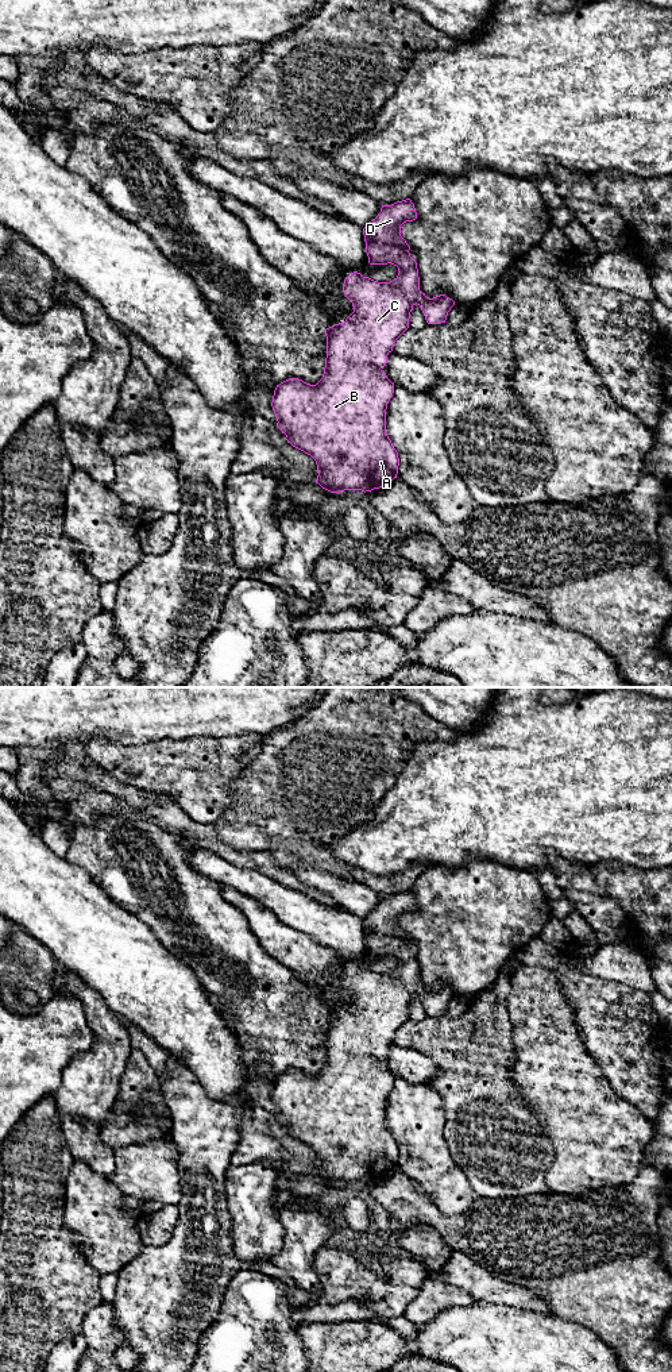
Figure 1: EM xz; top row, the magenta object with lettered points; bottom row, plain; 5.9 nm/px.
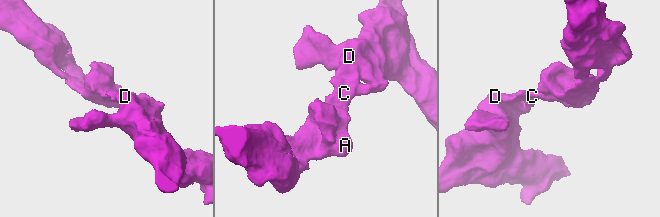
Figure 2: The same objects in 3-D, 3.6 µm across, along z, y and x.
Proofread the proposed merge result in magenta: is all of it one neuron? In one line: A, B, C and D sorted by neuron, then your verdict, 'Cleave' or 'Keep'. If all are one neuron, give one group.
Groups: A B C D. Keep

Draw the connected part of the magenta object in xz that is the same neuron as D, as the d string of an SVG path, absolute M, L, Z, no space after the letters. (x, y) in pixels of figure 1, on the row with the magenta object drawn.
M410 199L382 205L378 216L363 228L366 253L370 265L391 263L398 267L398 275L390 282L378 282L358 271L345 277L343 292L352 302L354 312L344 323L325 329L327 358L323 378L316 385L289 378L274 390L271 406L278 421L277 427L286 435L287 443L316 460L318 470L316 483L331 493L344 490L366 493L397 478L399 458L386 433L386 409L394 393L394 384L382 369L387 363L387 355L393 351L395 340L409 328L410 312L416 304L421 308L428 324L445 323L448 312L455 305L455 301L445 294L429 298L420 290L417 262L410 257L410 246L401 236L401 226L416 219L417 212Z

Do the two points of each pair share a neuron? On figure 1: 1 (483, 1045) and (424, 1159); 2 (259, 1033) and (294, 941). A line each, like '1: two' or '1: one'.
1: two
2: two

